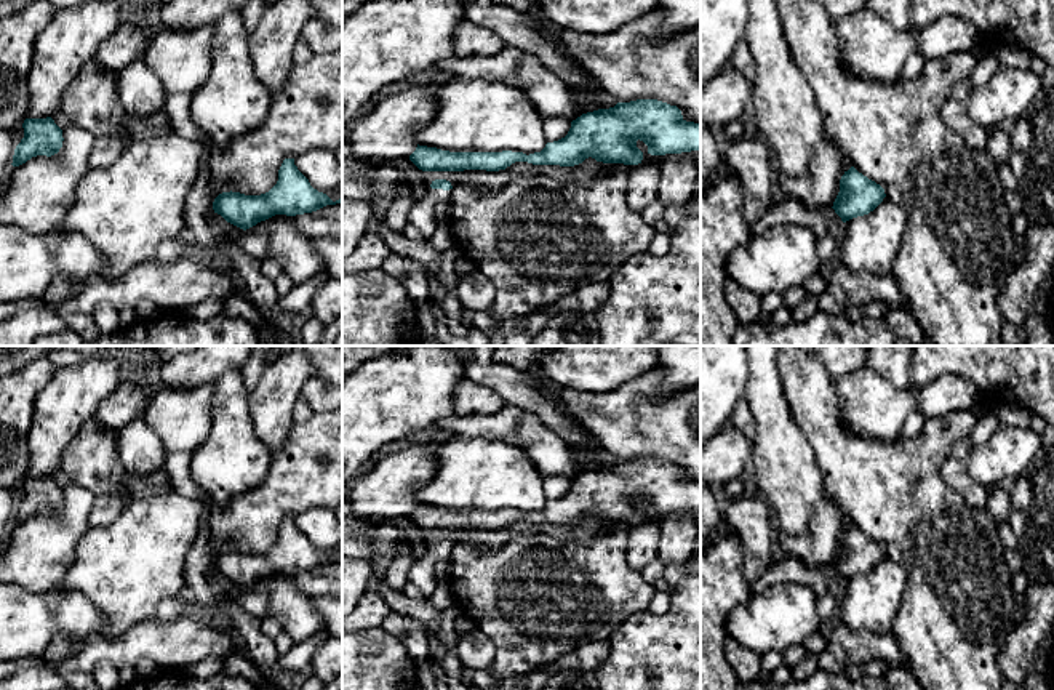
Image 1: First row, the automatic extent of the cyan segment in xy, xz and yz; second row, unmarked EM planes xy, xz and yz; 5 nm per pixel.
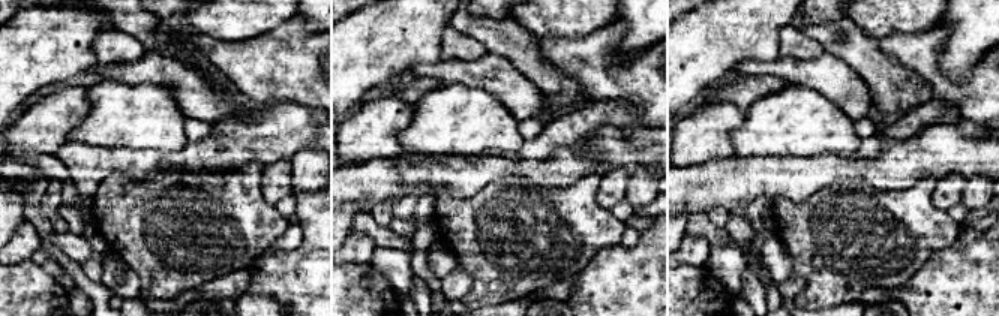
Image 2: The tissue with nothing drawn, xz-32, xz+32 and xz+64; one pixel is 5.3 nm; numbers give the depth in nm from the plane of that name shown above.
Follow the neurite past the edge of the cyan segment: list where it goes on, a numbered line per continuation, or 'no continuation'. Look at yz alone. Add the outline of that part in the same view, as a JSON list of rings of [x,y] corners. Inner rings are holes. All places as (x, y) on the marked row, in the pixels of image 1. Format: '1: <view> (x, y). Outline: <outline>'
no continuation

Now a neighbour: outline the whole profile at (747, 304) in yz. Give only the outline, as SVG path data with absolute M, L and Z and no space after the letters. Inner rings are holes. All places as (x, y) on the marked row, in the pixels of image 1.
M725 280L725 296L731 307L734 309L739 323L749 325L755 323L761 314L761 296L741 287L736 280Z

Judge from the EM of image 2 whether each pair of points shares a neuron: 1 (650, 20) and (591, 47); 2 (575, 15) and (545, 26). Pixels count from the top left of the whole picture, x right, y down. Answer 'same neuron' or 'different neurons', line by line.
1: different neurons
2: same neuron

